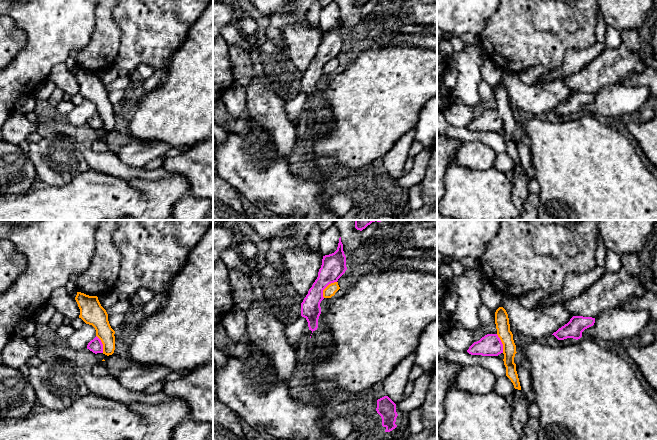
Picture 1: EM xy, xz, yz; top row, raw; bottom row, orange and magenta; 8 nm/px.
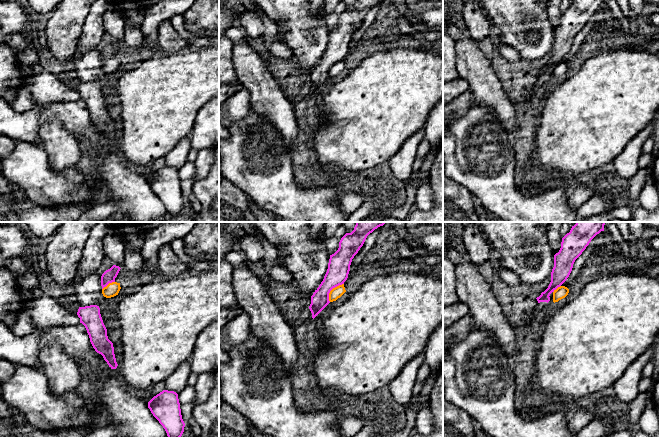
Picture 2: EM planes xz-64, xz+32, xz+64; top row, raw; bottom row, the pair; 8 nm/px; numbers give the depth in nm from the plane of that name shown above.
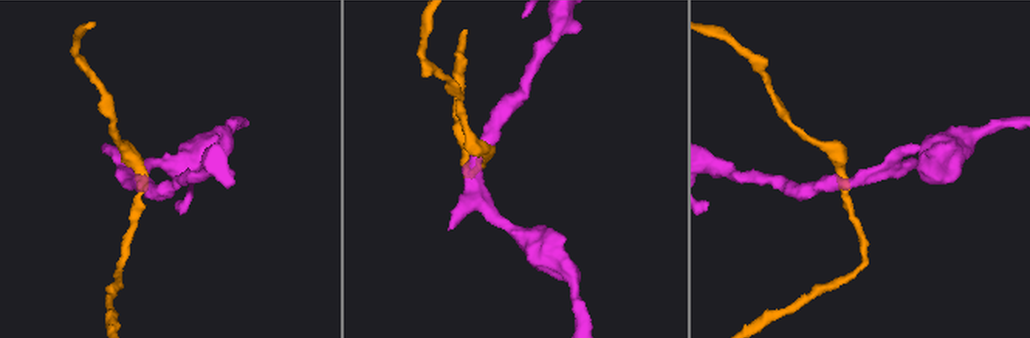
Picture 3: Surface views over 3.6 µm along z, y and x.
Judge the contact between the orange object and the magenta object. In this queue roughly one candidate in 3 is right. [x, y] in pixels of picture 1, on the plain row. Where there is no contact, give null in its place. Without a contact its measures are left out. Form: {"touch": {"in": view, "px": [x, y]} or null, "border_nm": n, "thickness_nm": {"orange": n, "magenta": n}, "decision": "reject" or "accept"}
{"touch": {"in": "xz", "px": [326, 63]}, "border_nm": 170, "thickness_nm": {"orange": 90, "magenta": 190}, "decision": "reject"}

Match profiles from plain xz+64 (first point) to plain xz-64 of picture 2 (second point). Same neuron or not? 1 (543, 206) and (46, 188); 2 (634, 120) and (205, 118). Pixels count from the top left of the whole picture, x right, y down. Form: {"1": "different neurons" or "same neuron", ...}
{"1": "same neuron", "2": "different neurons"}

